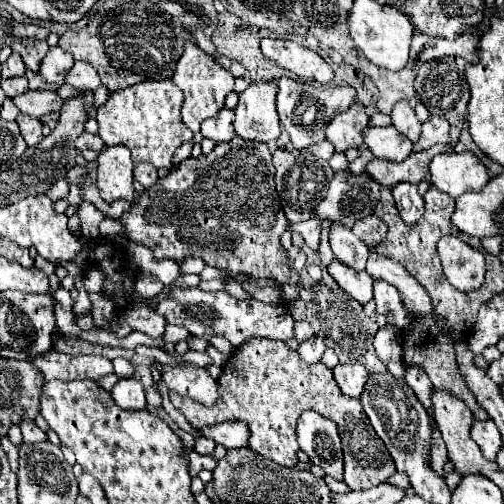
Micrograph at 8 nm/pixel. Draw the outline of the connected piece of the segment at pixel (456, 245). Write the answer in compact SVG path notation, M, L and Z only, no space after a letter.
M447 236L437 246L443 270L447 280L459 290L479 288L485 274L485 258L479 250L473 250L469 244L457 236Z

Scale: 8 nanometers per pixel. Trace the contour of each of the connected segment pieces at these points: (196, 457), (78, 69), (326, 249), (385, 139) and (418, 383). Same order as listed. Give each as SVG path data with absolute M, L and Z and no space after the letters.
M183 448L183 454L181 454L185 460L187 460L187 468L189 468L189 474L191 476L195 476L195 474L199 474L201 470L213 470L213 466L217 464L217 460L213 460L211 456L201 456L201 454L197 454L193 448Z
M75 62L75 66L71 68L71 72L65 78L65 84L71 84L79 90L95 90L101 82L99 82L97 70L91 64Z
M327 220L321 223L321 243L319 246L319 254L322 264L327 267L333 260L334 254L329 244L330 224Z
M369 126L369 128L365 128L363 142L373 152L375 158L393 160L393 162L395 160L403 162L413 150L411 142L407 142L407 138L401 138L401 134L393 126L385 126L385 128Z
M411 368L411 370L405 370L405 382L413 388L413 392L417 394L419 402L423 404L423 408L427 410L427 414L433 418L433 426L435 426L435 414L433 414L433 402L431 402L431 394L433 394L433 384L429 380L429 376L425 374L425 370L419 370L419 368Z

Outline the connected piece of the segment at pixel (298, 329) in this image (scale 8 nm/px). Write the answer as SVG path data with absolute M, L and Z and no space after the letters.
M295 322L293 330L295 330L295 338L297 338L297 342L303 342L303 340L307 340L307 338L313 336L313 328L311 328L309 322Z

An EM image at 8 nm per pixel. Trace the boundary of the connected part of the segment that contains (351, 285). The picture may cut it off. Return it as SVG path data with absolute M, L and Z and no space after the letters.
M337 260L329 266L329 274L333 276L333 280L357 302L367 304L373 298L373 278L367 272L355 272L355 270L341 272L341 270L343 264L339 264Z

